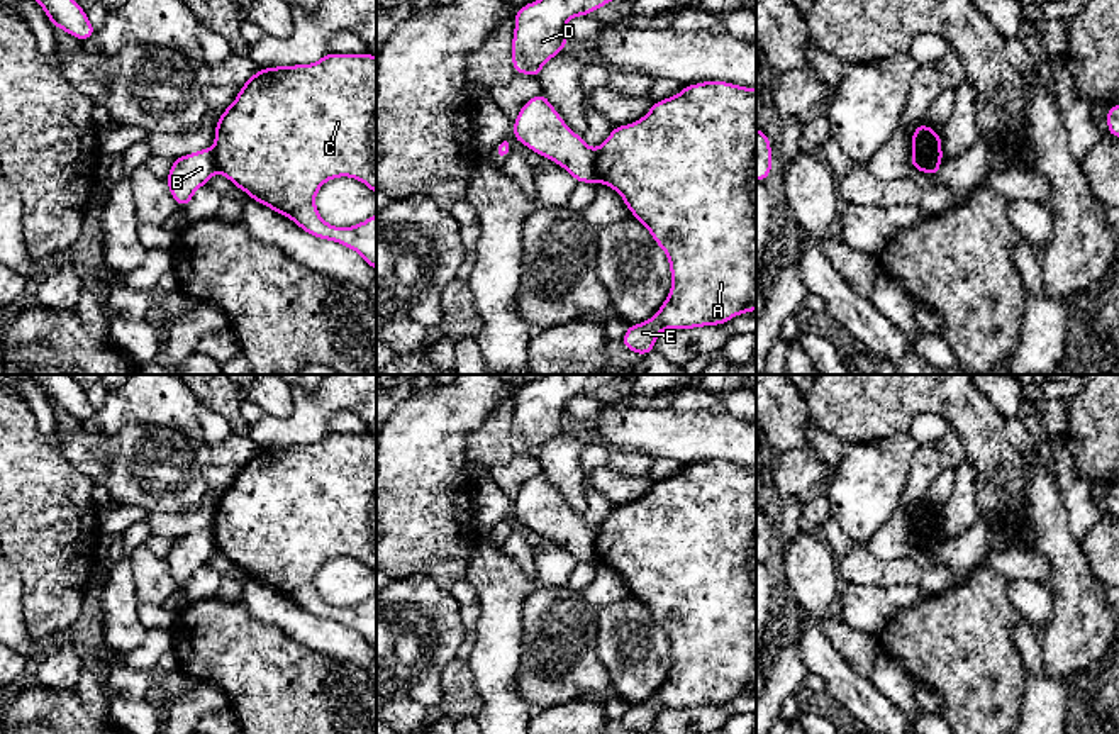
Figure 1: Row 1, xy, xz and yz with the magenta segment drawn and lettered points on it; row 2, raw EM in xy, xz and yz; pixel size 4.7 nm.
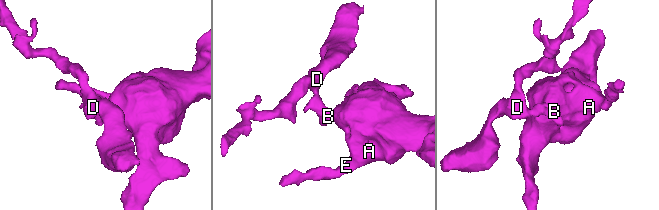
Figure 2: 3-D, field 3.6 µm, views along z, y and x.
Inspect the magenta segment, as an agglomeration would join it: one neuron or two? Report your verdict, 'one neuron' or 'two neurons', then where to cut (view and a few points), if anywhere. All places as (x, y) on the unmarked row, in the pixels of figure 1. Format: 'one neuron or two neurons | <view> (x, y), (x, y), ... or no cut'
two neurons | xz (597, 529), (595, 560)

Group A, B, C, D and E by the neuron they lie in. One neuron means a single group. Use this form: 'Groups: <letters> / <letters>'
Groups: A C E / B D

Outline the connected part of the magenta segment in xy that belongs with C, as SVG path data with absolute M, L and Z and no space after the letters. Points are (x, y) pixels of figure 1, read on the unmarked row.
M327 432L317 442L258 449L220 493L214 534L222 553L249 578L288 597L307 614L356 631L376 651L376 593L351 607L334 607L317 592L315 575L334 558L349 556L376 575L376 437L371 432Z

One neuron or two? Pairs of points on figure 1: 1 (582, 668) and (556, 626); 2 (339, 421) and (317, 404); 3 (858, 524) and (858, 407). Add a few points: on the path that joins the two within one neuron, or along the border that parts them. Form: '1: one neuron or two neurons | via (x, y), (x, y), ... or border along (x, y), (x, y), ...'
1: one neuron | via (572, 658), (560, 646), (560, 636)
2: two neurons | border along (358, 417), (346, 411), (336, 411), (324, 426)
3: two neurons | border along (896, 431), (857, 444)

